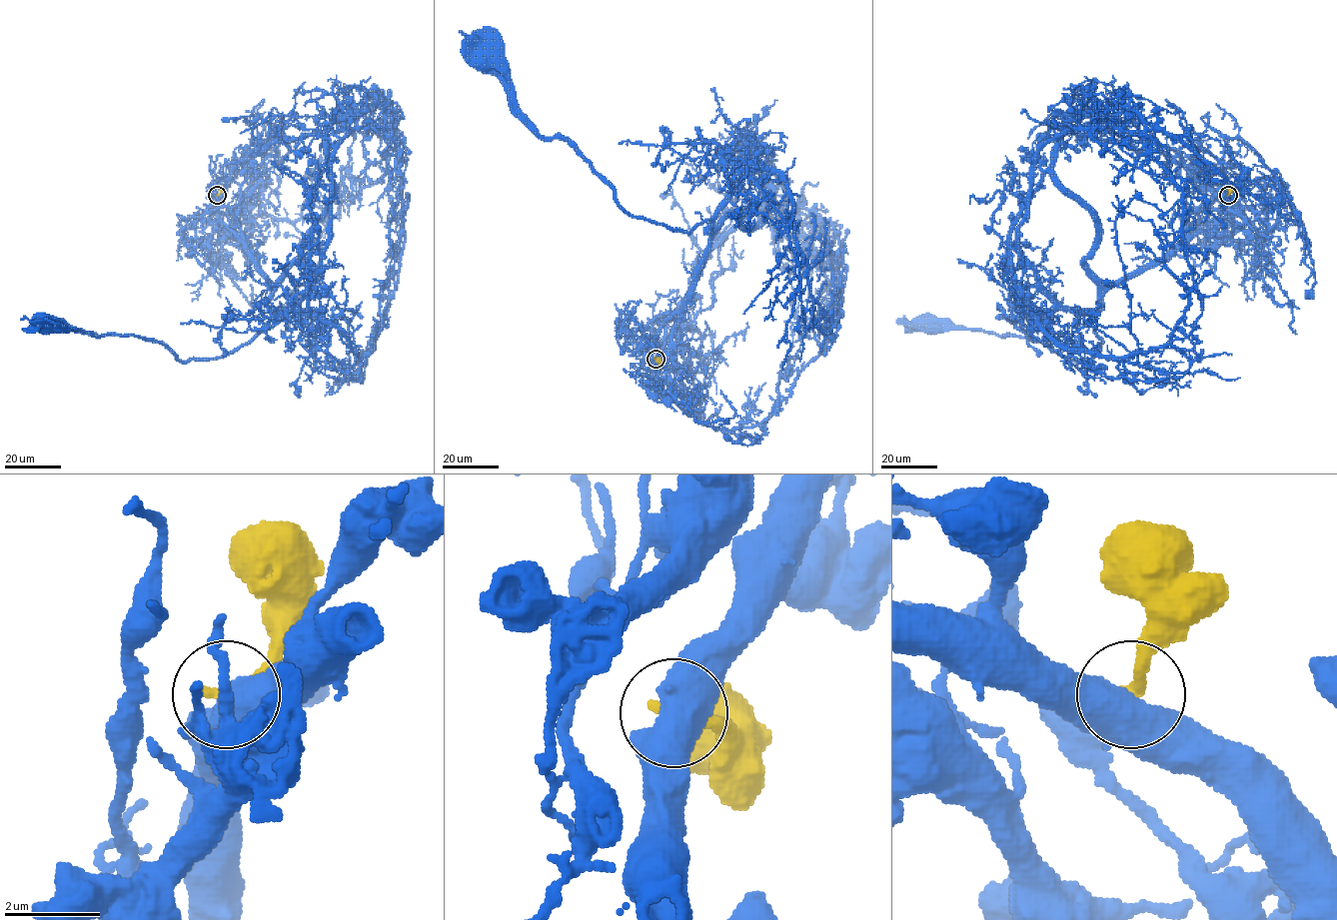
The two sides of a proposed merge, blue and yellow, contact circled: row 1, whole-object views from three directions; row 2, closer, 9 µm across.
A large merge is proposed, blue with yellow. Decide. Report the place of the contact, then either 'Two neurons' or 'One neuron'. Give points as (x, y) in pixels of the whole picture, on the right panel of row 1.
Place: (1228, 195). One neuron

